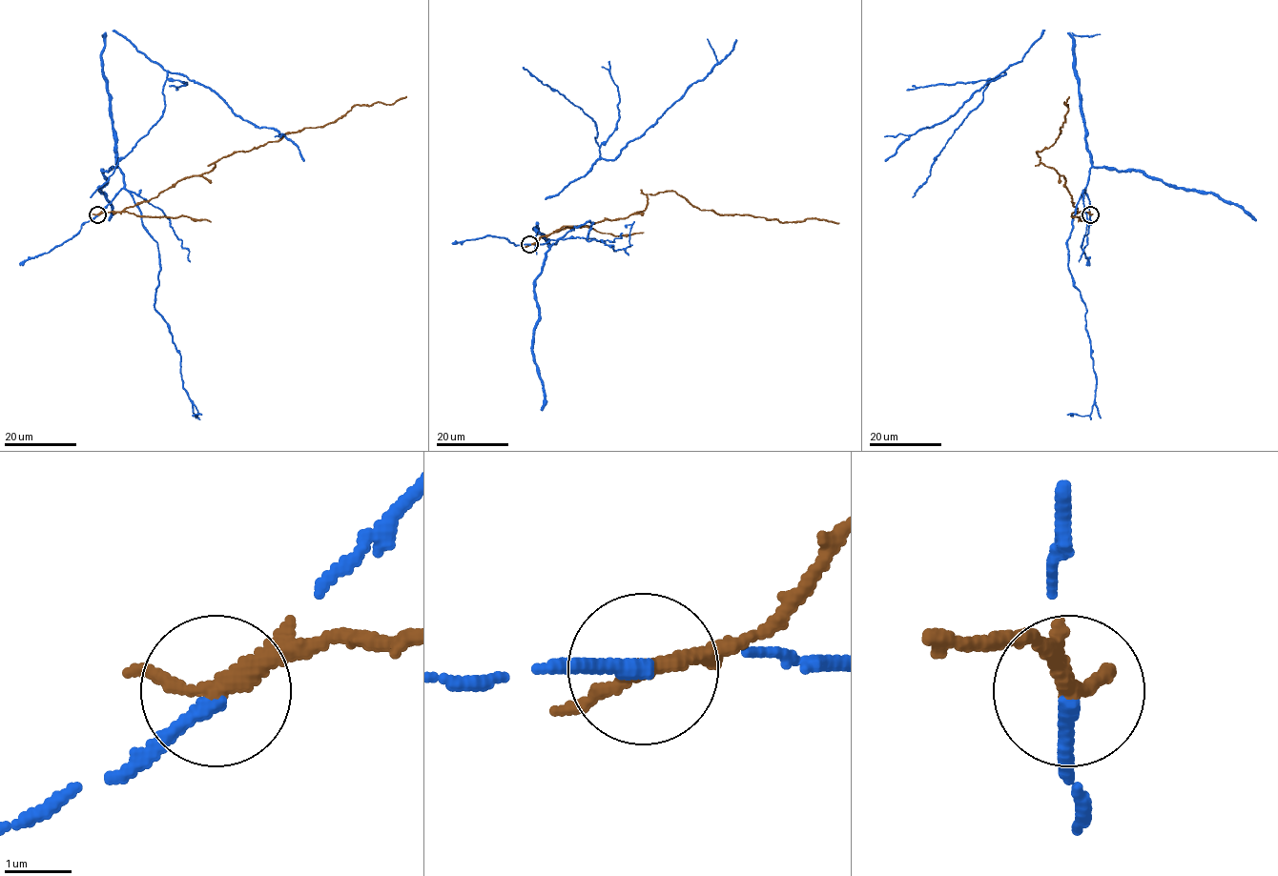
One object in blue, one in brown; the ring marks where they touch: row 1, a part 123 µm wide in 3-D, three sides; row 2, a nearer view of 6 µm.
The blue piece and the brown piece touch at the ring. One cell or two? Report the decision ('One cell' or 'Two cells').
Two cells

